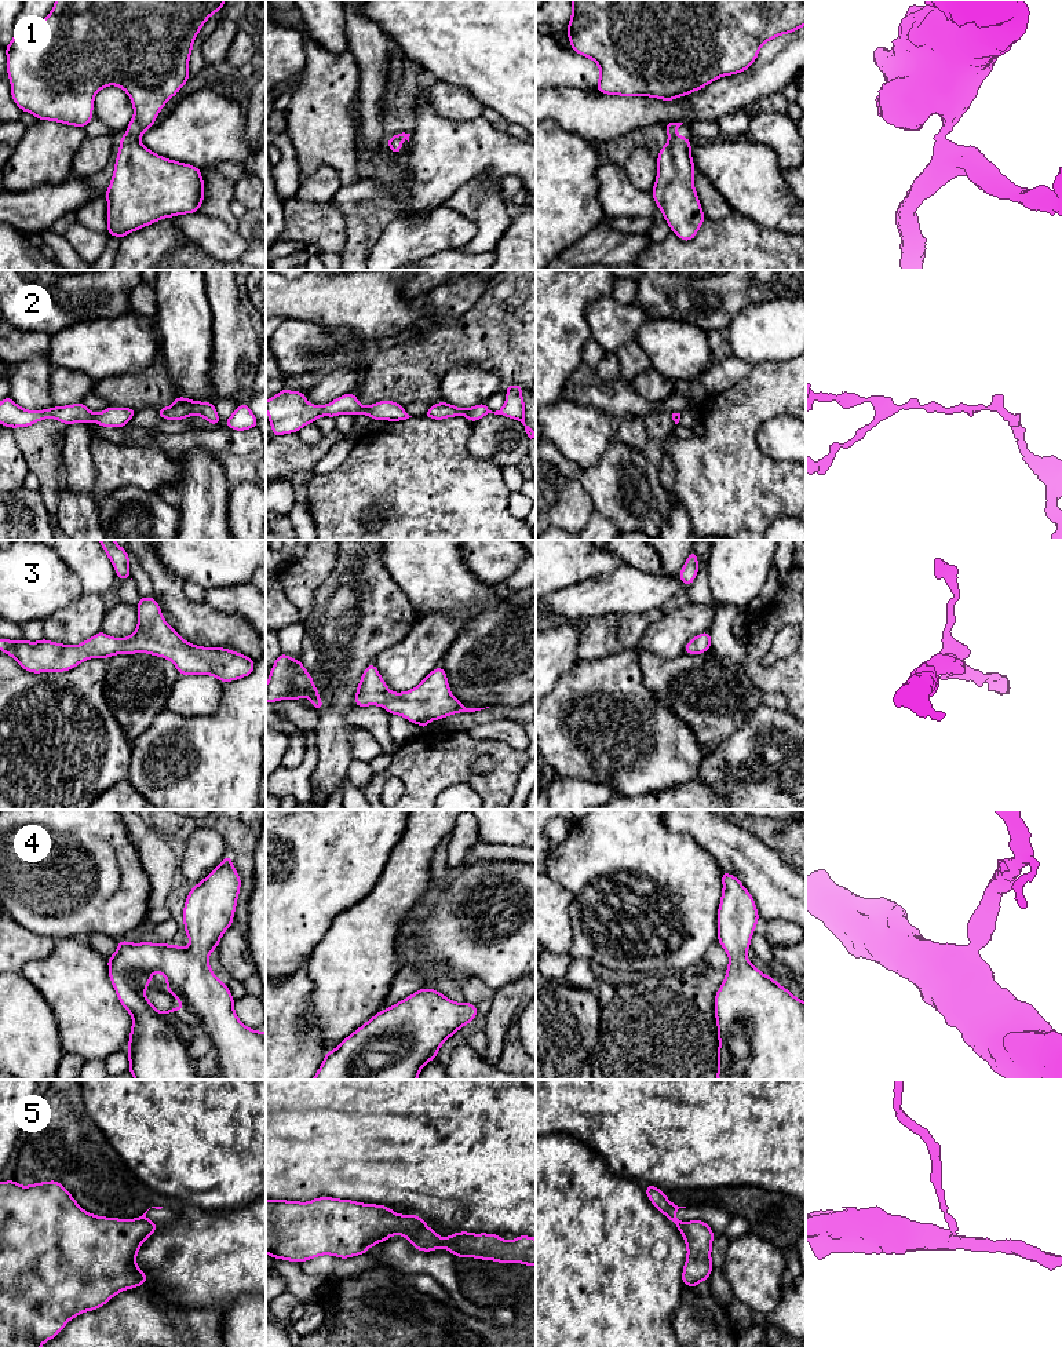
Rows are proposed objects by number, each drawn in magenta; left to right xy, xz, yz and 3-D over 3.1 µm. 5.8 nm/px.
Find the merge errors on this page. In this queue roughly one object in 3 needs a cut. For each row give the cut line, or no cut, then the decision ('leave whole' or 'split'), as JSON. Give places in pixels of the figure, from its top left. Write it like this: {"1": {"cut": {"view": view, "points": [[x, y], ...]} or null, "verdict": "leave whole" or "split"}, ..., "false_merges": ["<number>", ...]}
{"1": {"cut": null, "verdict": "leave whole"}, "2": {"cut": null, "verdict": "leave whole"}, "3": {"cut": null, "verdict": "leave whole"}, "4": {"cut": null, "verdict": "leave whole"}, "5": {"cut": {"view": "yz", "points": [[682, 1222], [677, 1225]]}, "verdict": "split"}, "false_merges": ["5"]}

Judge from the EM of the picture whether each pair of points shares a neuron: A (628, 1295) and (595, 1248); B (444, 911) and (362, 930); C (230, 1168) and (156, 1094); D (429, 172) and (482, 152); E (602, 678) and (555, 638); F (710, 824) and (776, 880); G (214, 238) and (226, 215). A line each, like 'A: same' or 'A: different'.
A: same
B: different
C: same
D: same
E: different
F: same
G: different

